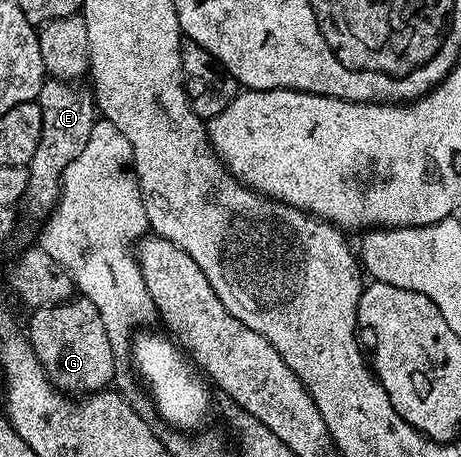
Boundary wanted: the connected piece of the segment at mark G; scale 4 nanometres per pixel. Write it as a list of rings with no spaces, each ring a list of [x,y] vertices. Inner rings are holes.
[[[75,297],[66,303],[37,308],[30,319],[30,348],[46,371],[50,384],[70,397],[85,397],[107,390],[114,379],[116,348],[104,329],[104,321],[85,297]]]

